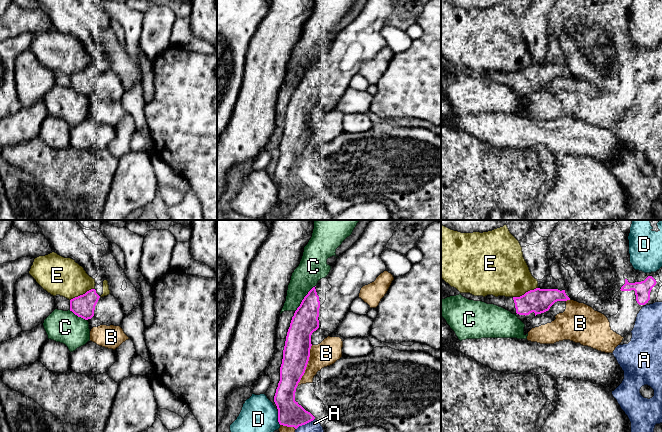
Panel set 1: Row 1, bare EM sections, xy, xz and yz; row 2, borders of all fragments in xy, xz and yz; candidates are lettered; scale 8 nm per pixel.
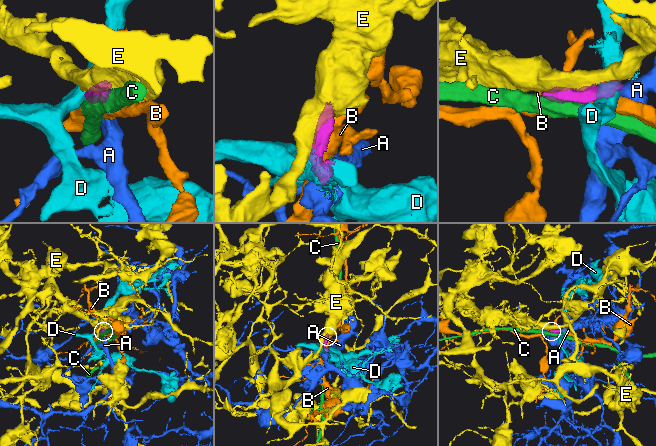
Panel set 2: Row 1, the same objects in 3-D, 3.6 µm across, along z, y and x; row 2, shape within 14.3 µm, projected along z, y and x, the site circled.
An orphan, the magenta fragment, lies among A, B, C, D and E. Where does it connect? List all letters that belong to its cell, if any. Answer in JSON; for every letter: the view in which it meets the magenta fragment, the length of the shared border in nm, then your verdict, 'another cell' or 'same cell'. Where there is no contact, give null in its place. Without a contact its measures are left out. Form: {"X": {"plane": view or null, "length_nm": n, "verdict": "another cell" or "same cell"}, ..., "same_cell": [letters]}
{"A": {"plane": "xz", "length_nm": 180, "verdict": "another cell"}, "B": {"plane": "xz", "length_nm": 340, "verdict": "another cell"}, "C": {"plane": "xz", "length_nm": 280, "verdict": "another cell"}, "D": {"plane": "xz", "length_nm": 110, "verdict": "another cell"}, "E": {"plane": "xy", "length_nm": 220, "verdict": "another cell"}, "same_cell": []}

